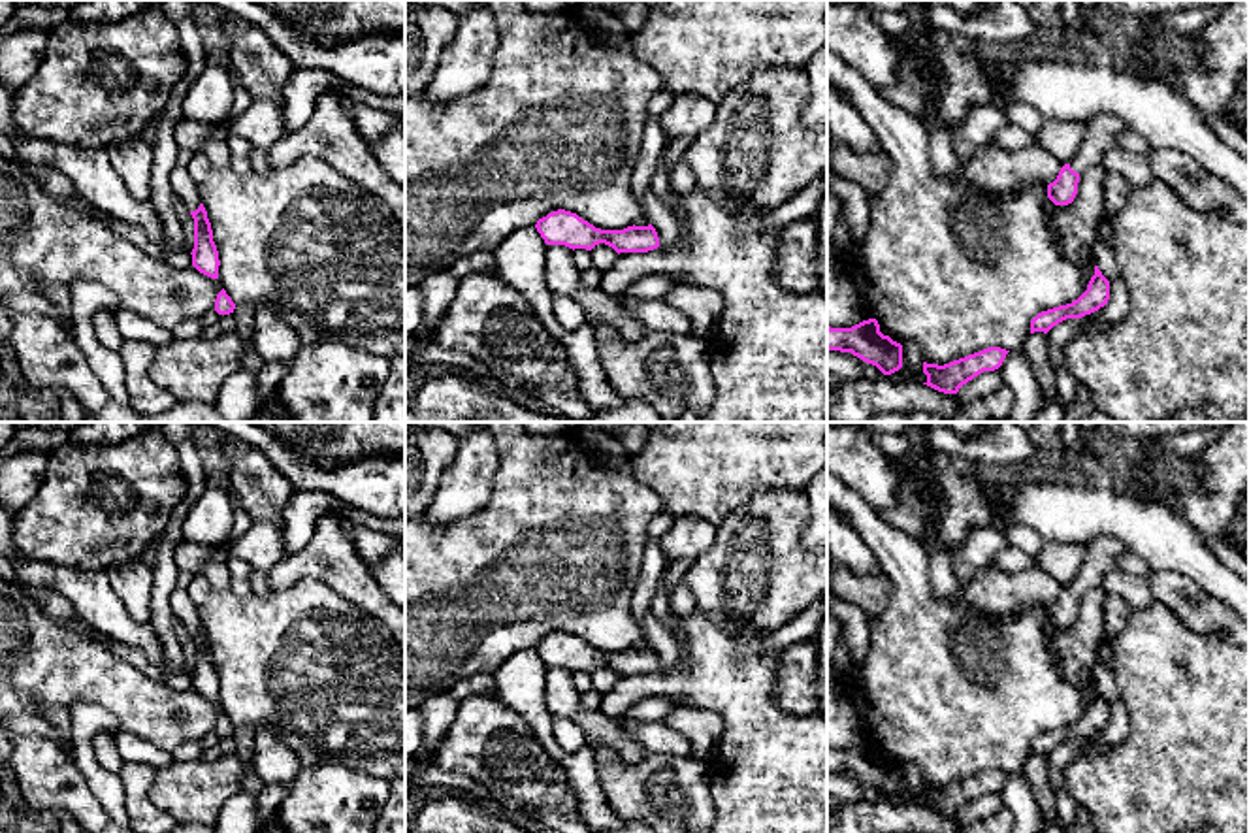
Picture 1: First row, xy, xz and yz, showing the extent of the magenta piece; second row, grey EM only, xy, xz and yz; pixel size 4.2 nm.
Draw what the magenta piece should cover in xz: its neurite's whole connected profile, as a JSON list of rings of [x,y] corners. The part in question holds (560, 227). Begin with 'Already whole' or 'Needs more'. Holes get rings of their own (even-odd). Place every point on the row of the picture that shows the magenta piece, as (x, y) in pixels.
Already whole. [[[565,209],[552,211],[539,219],[535,228],[546,245],[565,245],[573,251],[592,251],[599,243],[612,247],[618,254],[648,253],[659,247],[659,237],[652,224],[633,224],[624,230],[601,230]]]

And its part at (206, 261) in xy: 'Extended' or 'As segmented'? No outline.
As segmented

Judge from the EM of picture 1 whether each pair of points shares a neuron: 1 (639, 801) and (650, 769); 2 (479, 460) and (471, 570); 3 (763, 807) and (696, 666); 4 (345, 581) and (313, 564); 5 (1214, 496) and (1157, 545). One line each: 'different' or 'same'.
1: same
2: different
3: same
4: same
5: different

